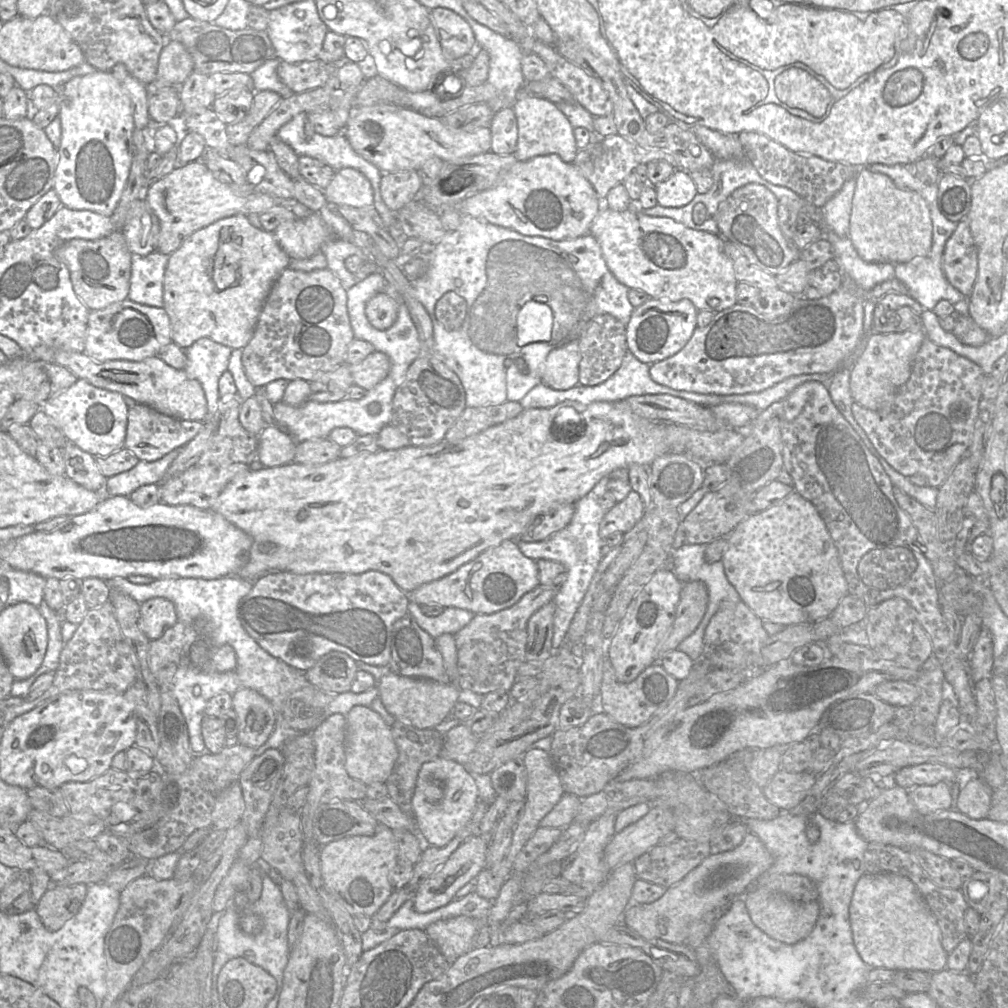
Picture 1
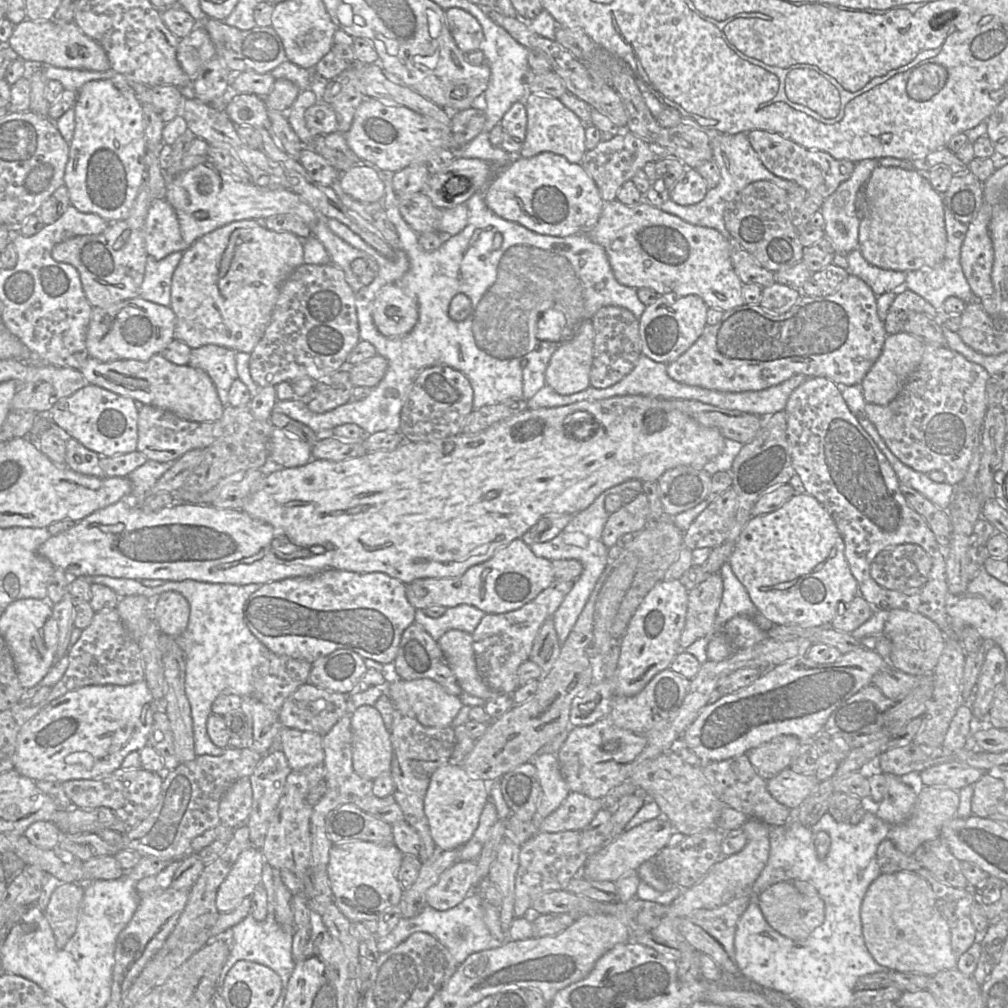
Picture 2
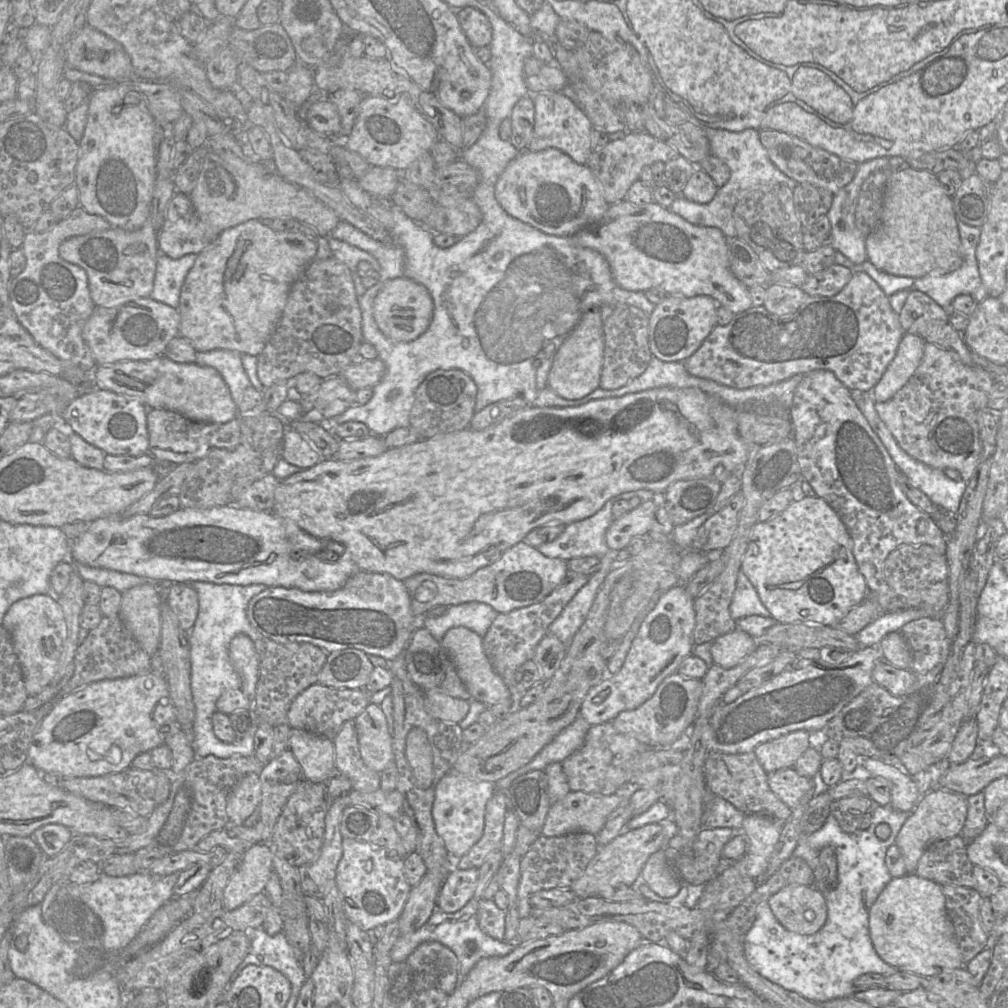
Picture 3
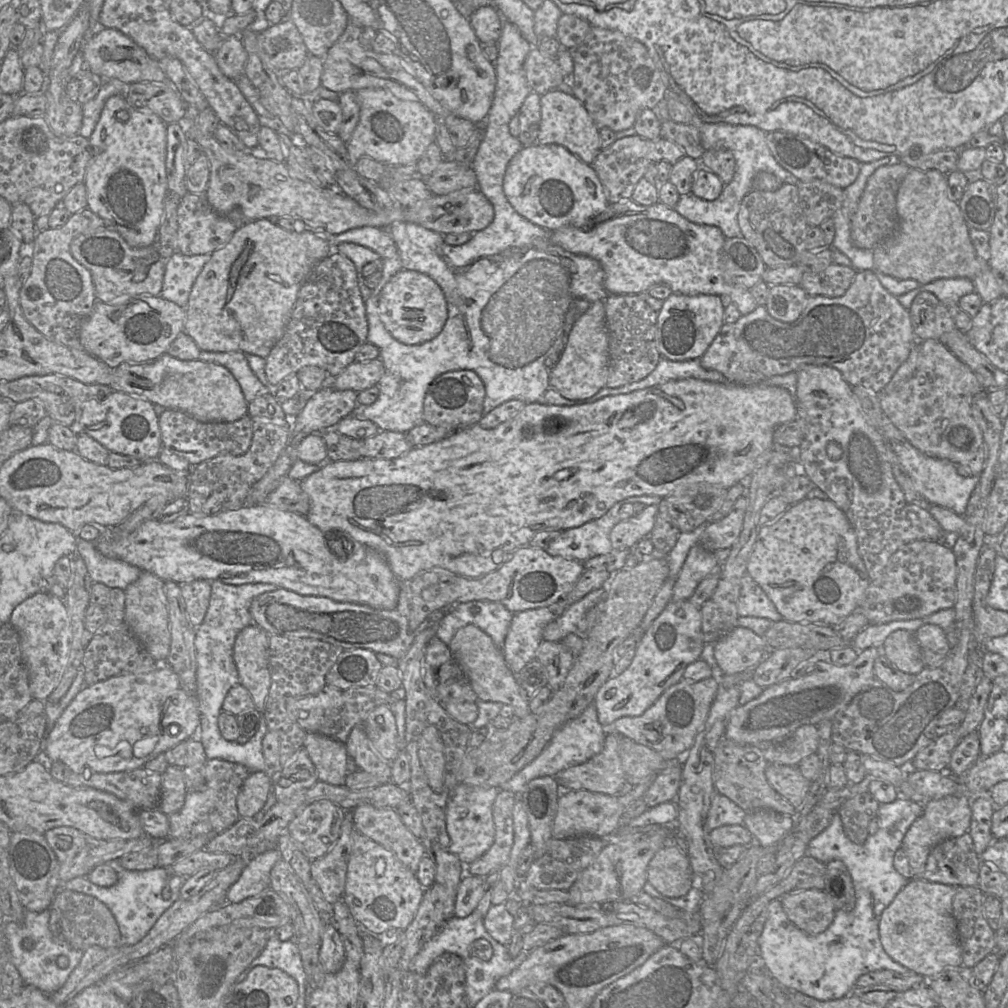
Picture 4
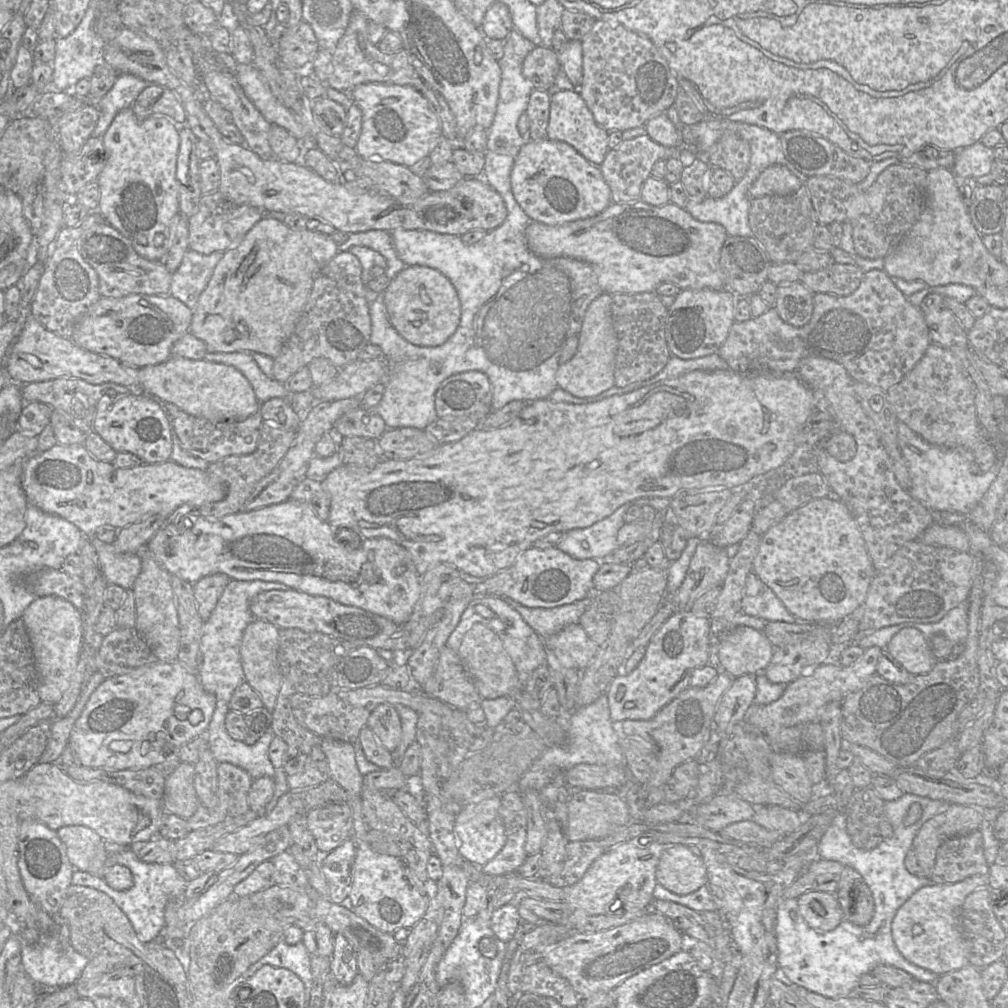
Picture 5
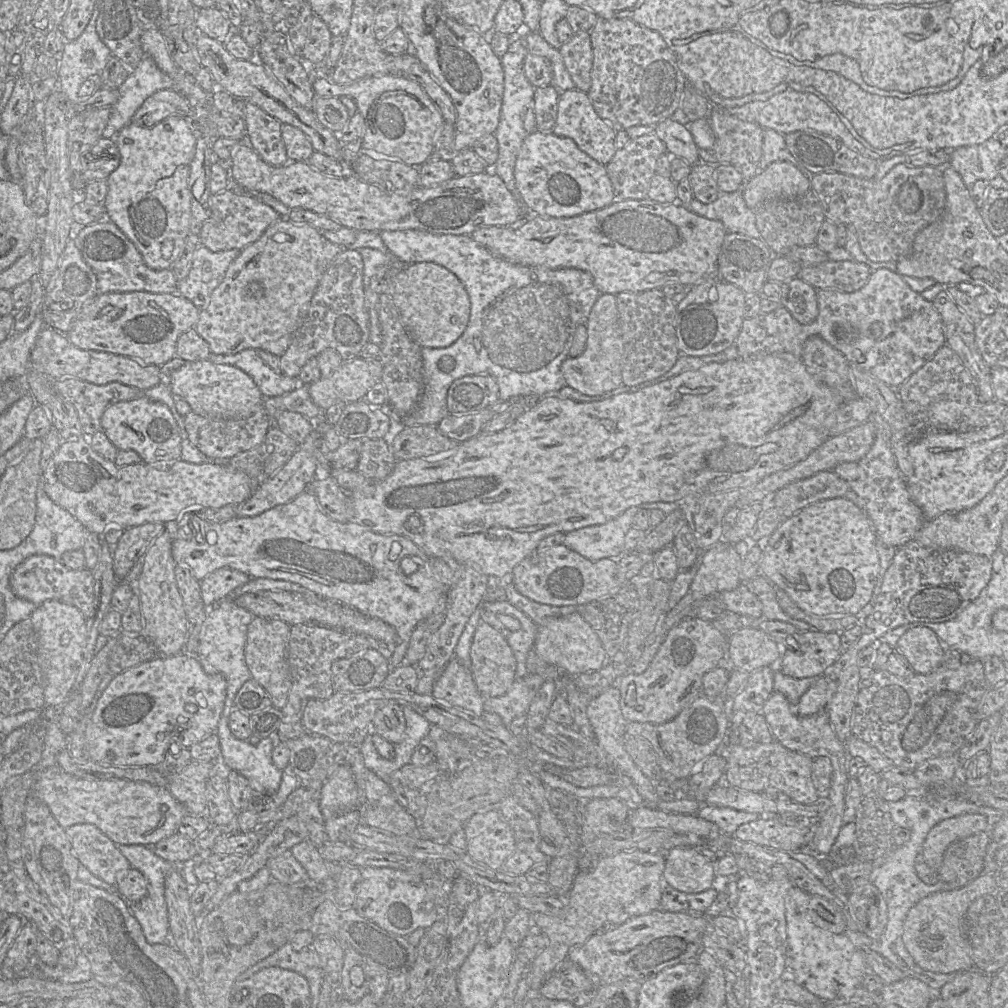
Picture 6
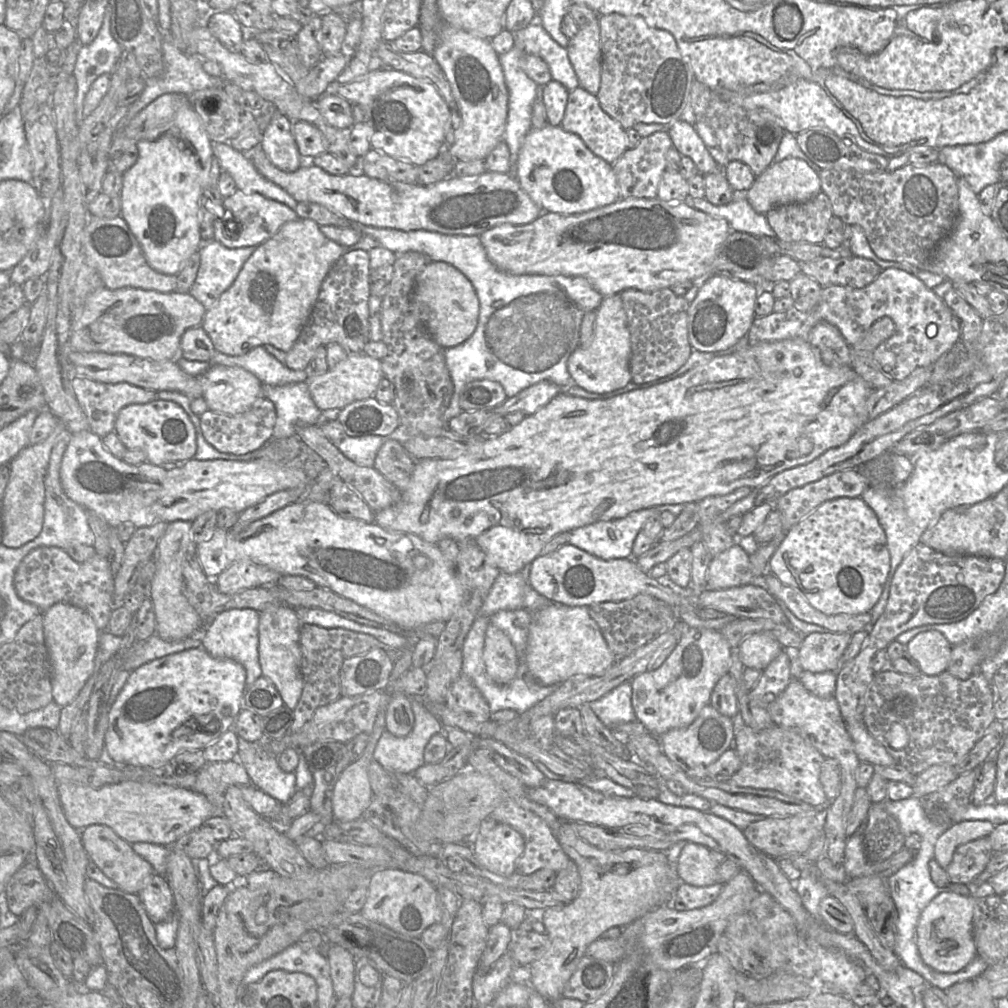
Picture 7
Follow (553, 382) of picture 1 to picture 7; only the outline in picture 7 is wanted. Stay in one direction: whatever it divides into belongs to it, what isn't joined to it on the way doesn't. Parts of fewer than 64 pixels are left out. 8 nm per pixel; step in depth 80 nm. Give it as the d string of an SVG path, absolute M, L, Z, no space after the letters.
M620 294L604 297L596 310L594 332L588 345L579 345L570 355L567 369L576 385L593 393L608 393L631 382L631 341Z

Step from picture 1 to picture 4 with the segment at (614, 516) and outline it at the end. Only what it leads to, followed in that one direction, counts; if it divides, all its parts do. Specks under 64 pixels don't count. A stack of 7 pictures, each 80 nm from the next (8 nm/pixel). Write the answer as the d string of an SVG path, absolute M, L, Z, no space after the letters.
M648 505L640 513L619 521L610 532L615 550L631 548L639 540L649 537L658 512L657 505Z

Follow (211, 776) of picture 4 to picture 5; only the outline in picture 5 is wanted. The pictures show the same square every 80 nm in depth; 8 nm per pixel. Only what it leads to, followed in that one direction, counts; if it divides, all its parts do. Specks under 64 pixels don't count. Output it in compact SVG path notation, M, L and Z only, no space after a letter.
M220 762L217 766L218 787L213 806L199 805L196 812L187 819L190 830L196 831L217 825L227 817L235 817L249 810L248 793L252 785L252 777L245 770L226 762Z

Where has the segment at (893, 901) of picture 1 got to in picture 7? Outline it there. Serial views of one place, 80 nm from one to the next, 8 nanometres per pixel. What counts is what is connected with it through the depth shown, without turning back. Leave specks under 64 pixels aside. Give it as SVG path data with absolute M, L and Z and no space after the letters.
M988 881L969 890L969 895L942 892L920 914L916 928L919 954L926 965L938 972L959 972L977 957L972 923L974 905L977 899L993 895L994 890Z

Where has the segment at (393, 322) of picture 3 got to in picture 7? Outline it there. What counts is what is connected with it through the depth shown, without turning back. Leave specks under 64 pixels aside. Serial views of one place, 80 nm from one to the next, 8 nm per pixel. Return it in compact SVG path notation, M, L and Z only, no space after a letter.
M431 261L418 274L412 303L429 335L444 349L463 343L477 327L480 305L475 288L461 271L447 262Z

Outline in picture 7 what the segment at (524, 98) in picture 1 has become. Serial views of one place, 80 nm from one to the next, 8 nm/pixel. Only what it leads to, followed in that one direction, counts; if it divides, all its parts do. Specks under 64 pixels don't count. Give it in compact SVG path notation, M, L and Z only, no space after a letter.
M578 87L569 91L560 126L565 131L578 135L596 156L611 165L628 149L626 130L601 108L597 97L584 88Z

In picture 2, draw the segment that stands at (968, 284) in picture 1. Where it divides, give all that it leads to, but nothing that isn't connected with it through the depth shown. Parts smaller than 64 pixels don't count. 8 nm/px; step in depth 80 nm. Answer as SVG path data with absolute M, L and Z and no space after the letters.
M984 202L977 217L968 224L960 250L963 273L977 300L989 297L994 292L991 279L994 249L989 233L991 214L991 206Z

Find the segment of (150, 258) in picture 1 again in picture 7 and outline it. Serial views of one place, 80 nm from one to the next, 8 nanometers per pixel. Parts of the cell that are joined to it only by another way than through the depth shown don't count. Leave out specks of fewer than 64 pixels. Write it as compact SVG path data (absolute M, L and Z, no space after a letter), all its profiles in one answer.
M203 241L197 251L200 266L189 294L206 310L211 309L235 281L256 247L228 248L219 242Z

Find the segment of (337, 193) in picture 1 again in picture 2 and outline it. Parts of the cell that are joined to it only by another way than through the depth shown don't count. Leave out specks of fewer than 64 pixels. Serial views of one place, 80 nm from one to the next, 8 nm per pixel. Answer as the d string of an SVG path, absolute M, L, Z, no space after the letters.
M353 166L341 173L337 184L345 194L365 203L381 201L385 193L385 183L378 172L367 166Z

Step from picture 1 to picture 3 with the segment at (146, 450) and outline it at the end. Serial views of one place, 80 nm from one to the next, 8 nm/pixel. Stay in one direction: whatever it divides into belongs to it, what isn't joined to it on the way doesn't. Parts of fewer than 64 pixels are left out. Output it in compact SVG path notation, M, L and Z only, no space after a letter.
M149 409L147 412L149 438L148 454L155 460L166 460L174 465L192 462L203 458L212 449L234 449L241 439L239 421L235 418L227 423L195 422L176 411Z

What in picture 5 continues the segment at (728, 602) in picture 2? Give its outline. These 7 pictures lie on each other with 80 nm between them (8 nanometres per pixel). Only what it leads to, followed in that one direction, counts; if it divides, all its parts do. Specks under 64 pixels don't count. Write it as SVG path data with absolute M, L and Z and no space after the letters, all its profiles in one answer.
M753 572L746 578L741 612L766 621L804 622L793 616L773 590Z

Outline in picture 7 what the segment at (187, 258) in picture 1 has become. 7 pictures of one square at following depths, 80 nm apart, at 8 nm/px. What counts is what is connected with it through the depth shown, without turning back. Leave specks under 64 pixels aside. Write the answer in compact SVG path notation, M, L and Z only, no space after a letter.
M296 219L285 223L273 237L271 237L270 239L268 239L267 241L258 245L255 248L255 251L244 263L233 284L225 292L222 293L217 303L211 309L206 311L201 323L201 327L209 335L214 345L215 351L230 356L240 356L257 346L263 346L268 344L274 346L279 350L288 352L298 339L302 328L309 320L309 317L311 315L314 304L317 300L323 280L327 276L329 270L334 265L334 263L345 252L347 251L345 251L345 248L342 245L327 238L321 232L320 226L311 219Z

